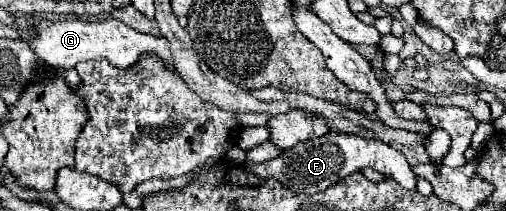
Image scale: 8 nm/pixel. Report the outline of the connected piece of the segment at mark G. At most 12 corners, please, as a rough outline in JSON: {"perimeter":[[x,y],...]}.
{"perimeter":[[36,20],[32,52],[50,66],[143,54],[173,65],[165,38],[120,20]]}

